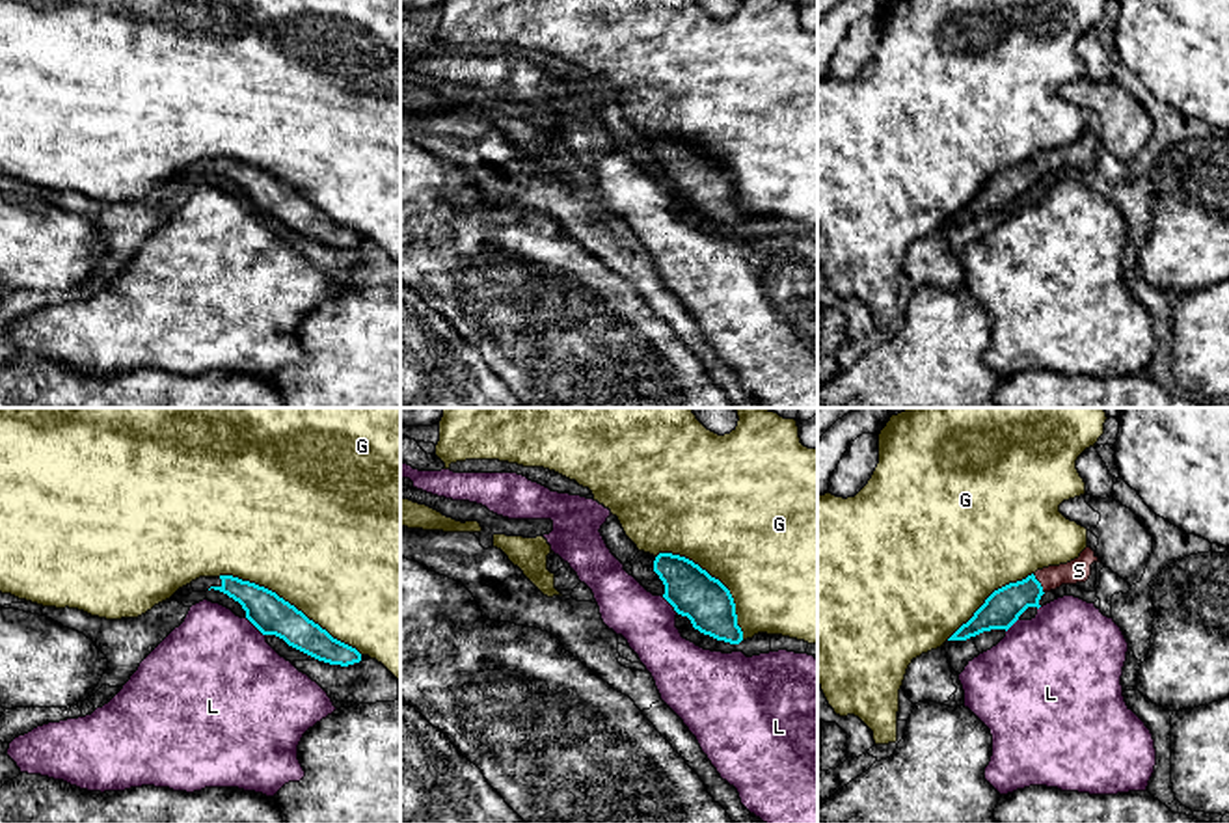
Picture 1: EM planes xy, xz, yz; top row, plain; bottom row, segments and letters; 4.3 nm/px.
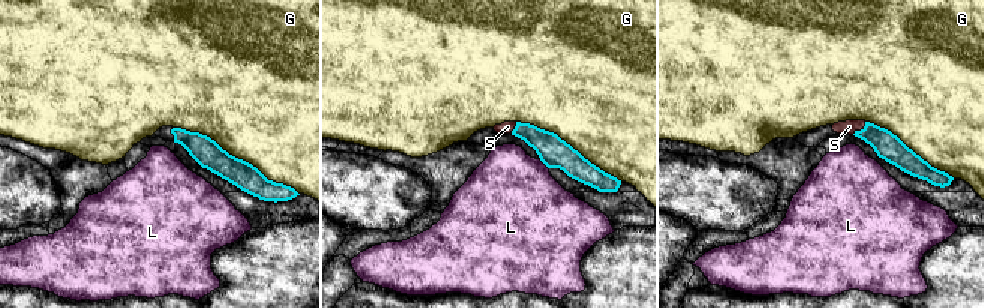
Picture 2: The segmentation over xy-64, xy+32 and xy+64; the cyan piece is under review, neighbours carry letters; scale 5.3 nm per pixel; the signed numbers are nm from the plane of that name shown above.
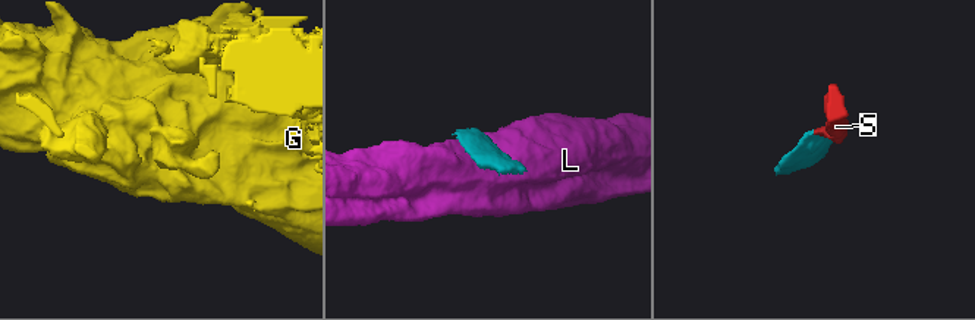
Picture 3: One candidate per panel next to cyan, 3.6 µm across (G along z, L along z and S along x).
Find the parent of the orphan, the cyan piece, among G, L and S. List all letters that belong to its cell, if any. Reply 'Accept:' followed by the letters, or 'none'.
Accept: S

